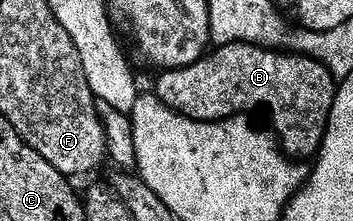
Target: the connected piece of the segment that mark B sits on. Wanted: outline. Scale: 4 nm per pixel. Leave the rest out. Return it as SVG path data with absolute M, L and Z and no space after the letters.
M233 42L212 47L206 54L198 56L191 64L180 68L165 68L158 73L153 91L157 99L165 106L194 120L226 120L228 116L260 112L269 125L270 131L277 137L277 143L284 153L291 158L314 157L319 151L319 143L329 122L329 110L337 81L329 74L321 62L308 56L301 56L286 50L262 48L260 44Z

